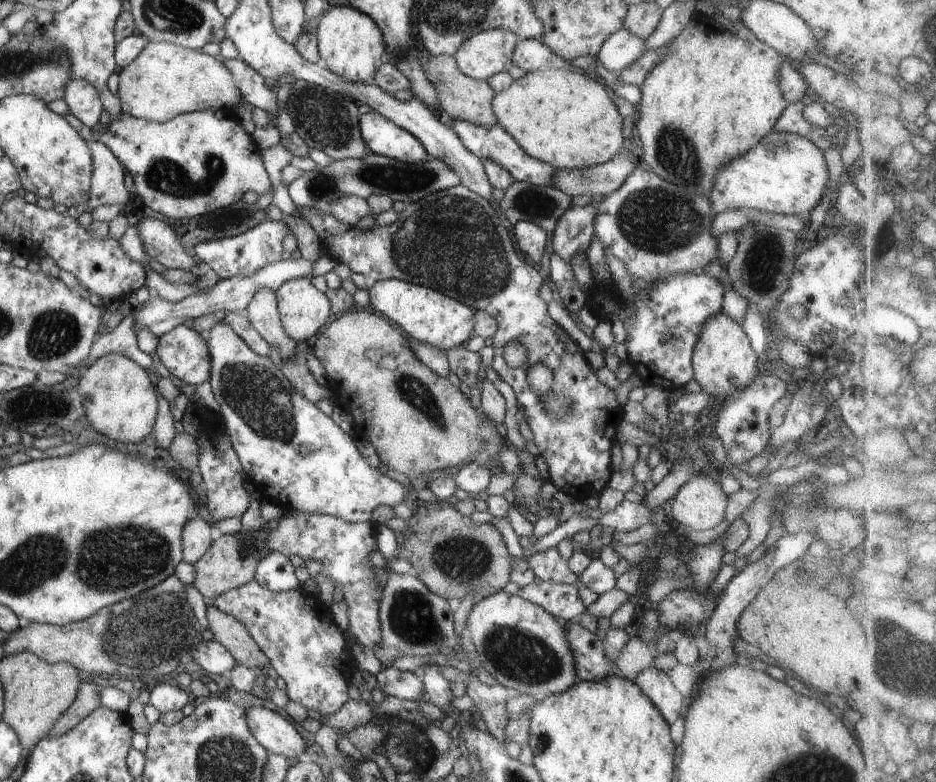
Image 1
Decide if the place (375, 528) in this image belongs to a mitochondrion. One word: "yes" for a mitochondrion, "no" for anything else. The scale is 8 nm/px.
no

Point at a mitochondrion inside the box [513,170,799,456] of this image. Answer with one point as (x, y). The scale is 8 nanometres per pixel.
(657, 219)

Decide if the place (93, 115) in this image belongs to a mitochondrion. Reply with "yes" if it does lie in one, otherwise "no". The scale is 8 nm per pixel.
no

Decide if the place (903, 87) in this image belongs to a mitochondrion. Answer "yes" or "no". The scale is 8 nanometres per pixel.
no

